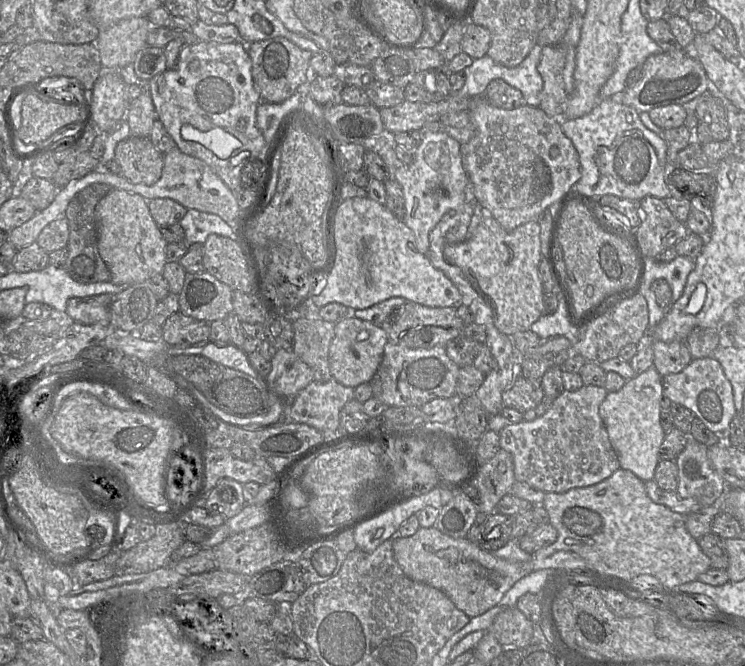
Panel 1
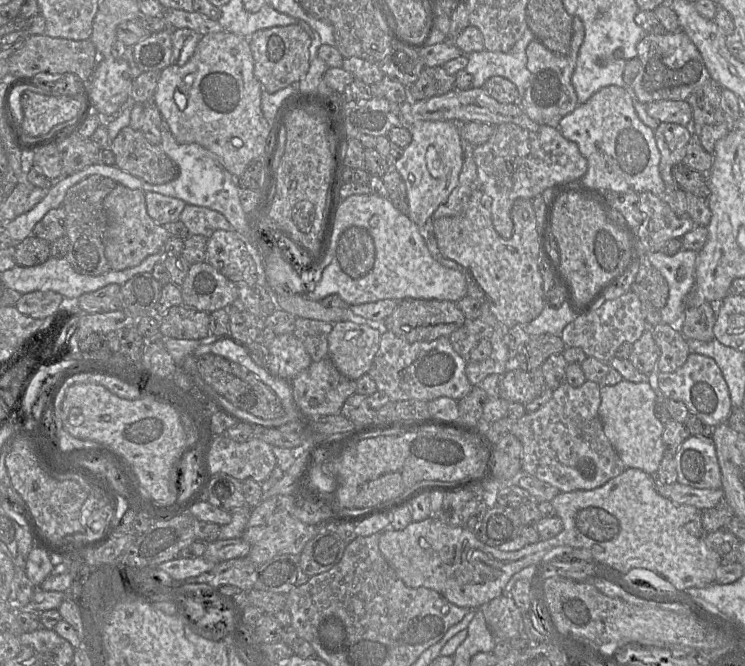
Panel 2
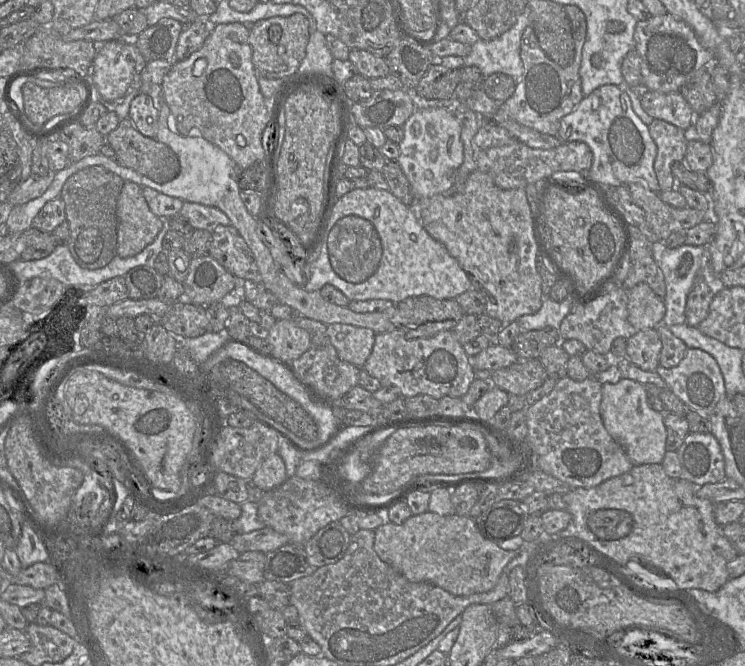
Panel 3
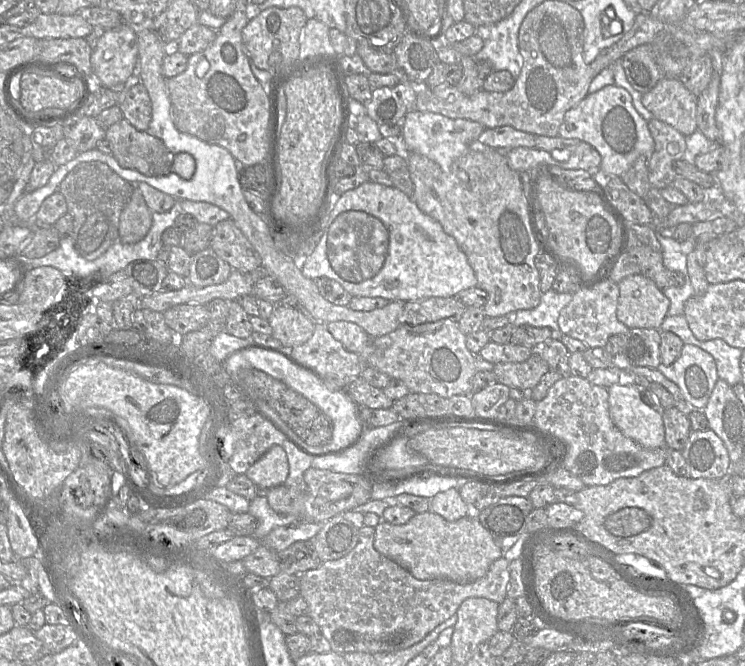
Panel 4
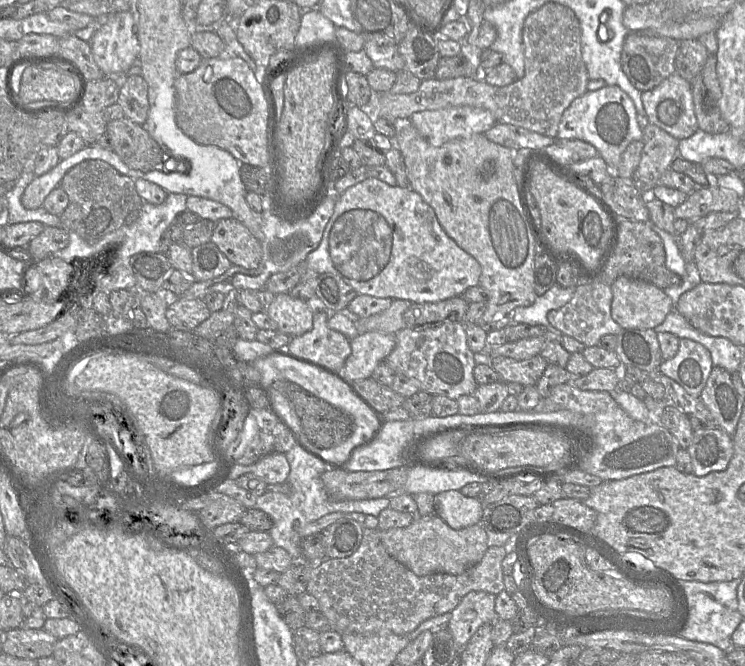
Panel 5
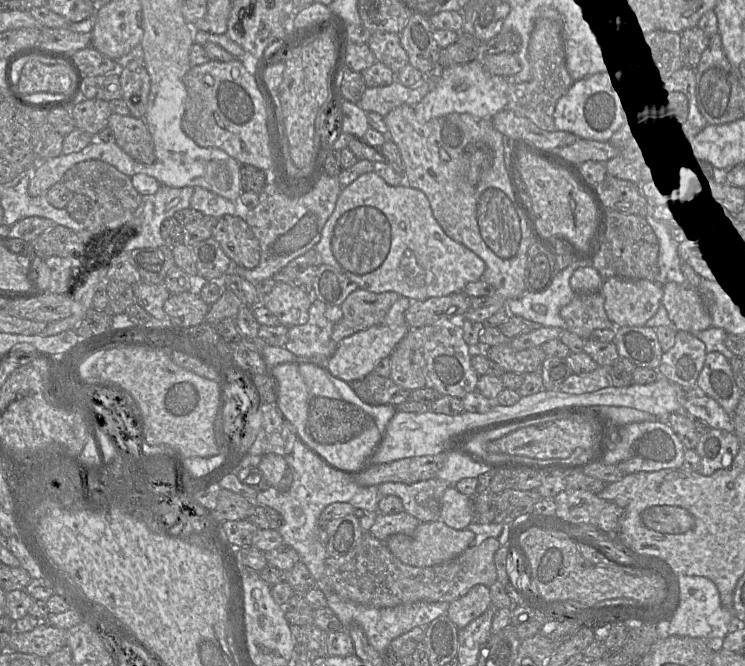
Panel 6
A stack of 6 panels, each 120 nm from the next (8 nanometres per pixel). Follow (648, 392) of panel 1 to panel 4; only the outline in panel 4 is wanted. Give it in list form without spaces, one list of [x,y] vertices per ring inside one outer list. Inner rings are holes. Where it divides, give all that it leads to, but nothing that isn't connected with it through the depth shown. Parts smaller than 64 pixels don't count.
[[[614,384],[607,390],[610,418],[623,435],[647,449],[666,446],[661,410],[646,405],[638,388]]]

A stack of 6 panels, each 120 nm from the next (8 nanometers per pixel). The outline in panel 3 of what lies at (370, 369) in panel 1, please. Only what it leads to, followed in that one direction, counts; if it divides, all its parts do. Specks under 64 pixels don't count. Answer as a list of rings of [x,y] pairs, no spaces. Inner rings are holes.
[[[334,323],[327,326],[327,336],[341,360],[362,369],[371,354],[376,334],[369,328]]]

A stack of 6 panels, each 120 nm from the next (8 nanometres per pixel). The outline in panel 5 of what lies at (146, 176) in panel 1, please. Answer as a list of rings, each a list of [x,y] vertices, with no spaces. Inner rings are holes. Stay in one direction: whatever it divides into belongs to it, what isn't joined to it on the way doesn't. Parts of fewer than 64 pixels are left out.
[[[124,117],[109,121],[106,134],[111,141],[111,149],[129,168],[141,172],[167,171],[166,152],[149,135],[144,125]]]

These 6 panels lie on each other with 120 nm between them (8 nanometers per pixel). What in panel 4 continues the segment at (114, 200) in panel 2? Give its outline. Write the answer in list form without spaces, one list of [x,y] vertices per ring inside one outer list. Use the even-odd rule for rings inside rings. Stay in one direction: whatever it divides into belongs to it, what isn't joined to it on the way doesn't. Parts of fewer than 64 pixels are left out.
[[[136,187],[121,211],[118,223],[118,240],[125,244],[134,244],[142,240],[152,224],[152,212]]]

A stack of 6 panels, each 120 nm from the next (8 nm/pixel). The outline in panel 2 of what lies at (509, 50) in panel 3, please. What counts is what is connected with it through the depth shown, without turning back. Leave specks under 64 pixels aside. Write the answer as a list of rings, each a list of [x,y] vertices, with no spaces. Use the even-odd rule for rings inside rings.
[[[527,28],[521,39],[507,53],[484,49],[468,54],[465,71],[473,77],[472,87],[481,88],[489,78],[501,76],[517,87],[520,97],[524,95],[531,77],[527,69],[526,48],[534,39],[533,32]]]

